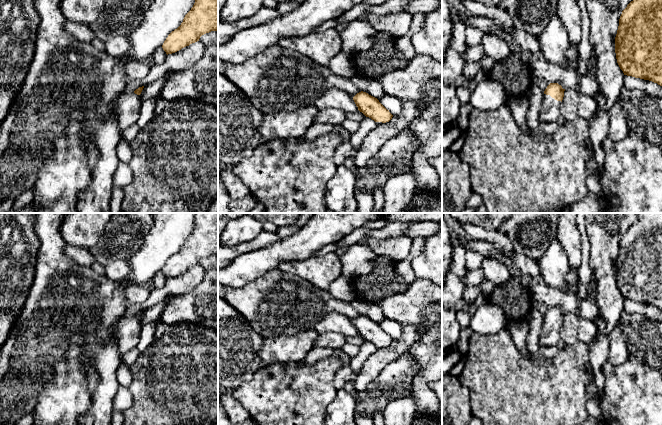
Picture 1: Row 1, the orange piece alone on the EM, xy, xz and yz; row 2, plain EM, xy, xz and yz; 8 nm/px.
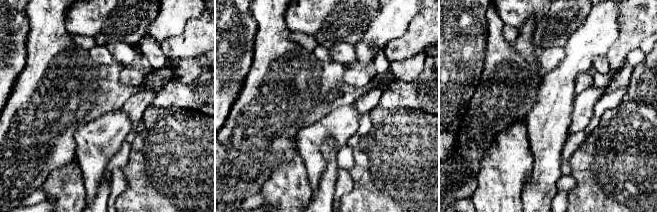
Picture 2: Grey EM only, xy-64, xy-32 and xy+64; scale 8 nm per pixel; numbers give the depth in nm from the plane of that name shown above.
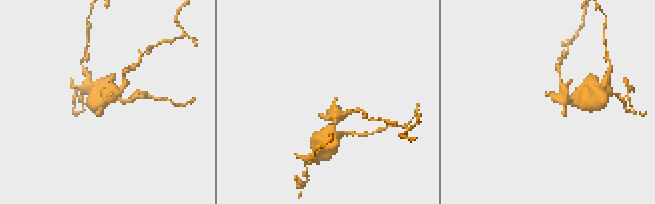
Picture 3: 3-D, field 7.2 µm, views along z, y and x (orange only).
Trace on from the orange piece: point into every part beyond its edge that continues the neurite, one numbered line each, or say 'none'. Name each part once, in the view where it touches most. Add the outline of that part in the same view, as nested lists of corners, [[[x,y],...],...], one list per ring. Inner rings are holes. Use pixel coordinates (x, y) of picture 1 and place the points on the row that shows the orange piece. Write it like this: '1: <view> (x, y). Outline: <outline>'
1: yz (549, 111). Outline: [[[544,94],[544,98],[539,110],[538,120],[545,123],[556,122],[560,116],[561,101],[557,101],[550,95]]]

